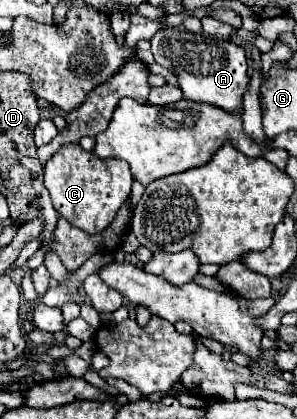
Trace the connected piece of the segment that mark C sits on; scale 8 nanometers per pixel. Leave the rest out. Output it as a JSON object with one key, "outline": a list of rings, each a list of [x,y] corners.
{"outline":[[[78,142],[62,146],[44,166],[44,184],[50,192],[52,204],[62,218],[86,230],[98,234],[110,226],[120,206],[130,196],[132,174],[128,162],[102,160],[94,152],[86,152]]]}

